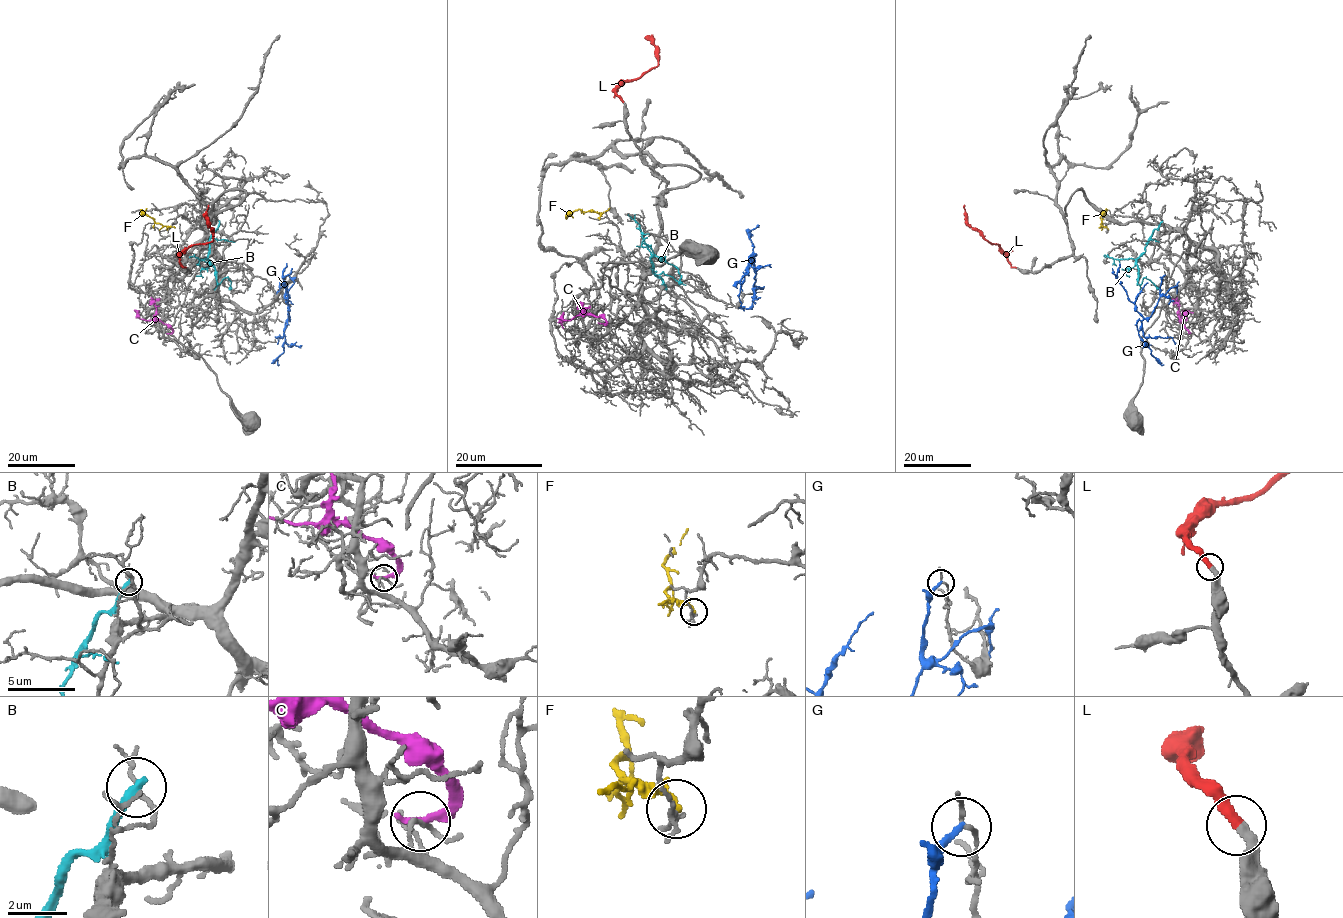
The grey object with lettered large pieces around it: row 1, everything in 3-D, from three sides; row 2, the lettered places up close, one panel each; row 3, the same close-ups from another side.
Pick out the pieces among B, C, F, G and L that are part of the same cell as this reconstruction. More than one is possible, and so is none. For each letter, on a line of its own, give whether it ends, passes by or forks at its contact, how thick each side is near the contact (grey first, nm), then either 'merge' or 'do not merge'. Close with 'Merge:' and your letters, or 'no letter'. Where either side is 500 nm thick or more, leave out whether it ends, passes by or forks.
B: it ends | 130/320 nm | do not merge
C: it ends | 130/320 nm | do not merge
F: it ends | 140/160 nm | do not merge
G: it ends | 130/240 nm | do not merge
L: it ends | 340/380 nm | merge
Merge: L

